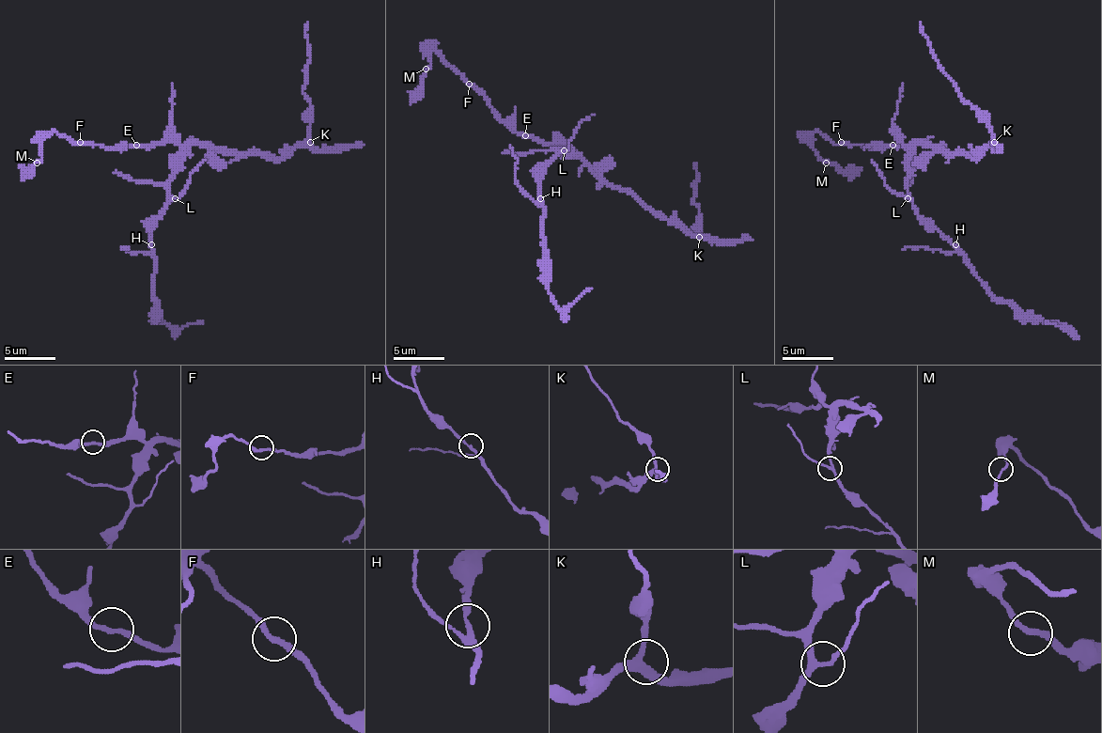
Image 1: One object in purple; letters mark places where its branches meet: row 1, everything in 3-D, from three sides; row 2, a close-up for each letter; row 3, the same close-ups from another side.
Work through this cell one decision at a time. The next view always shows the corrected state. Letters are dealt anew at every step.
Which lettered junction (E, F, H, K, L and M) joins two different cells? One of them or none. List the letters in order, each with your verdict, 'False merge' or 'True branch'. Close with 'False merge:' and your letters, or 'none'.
E: True branch
F: True branch
H: True branch
K: True branch
L: True branch
M: True branch
False merge: none

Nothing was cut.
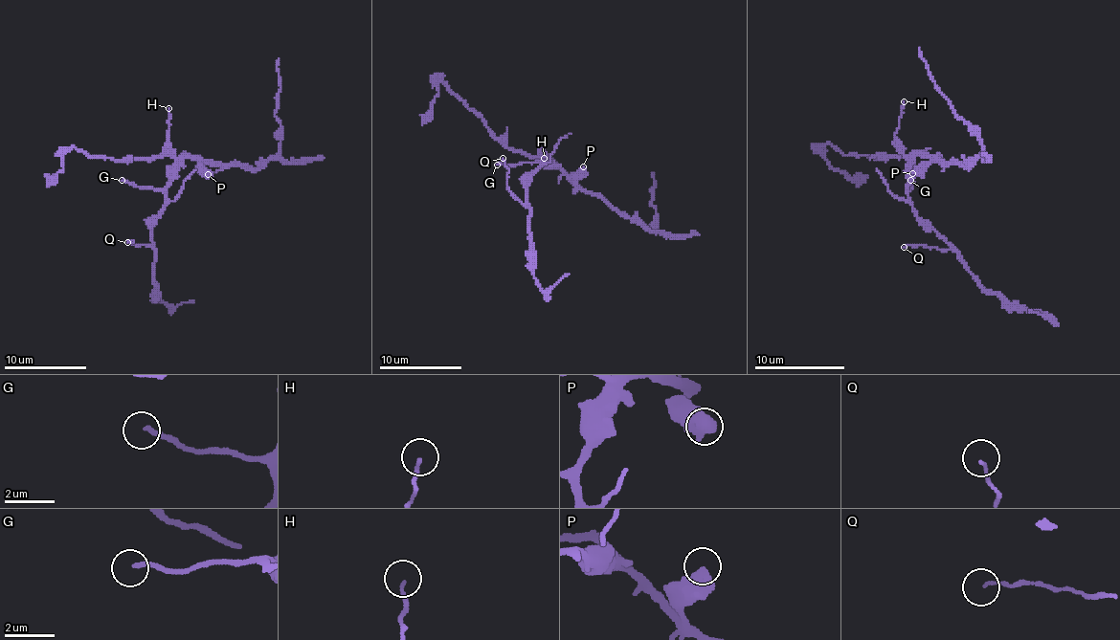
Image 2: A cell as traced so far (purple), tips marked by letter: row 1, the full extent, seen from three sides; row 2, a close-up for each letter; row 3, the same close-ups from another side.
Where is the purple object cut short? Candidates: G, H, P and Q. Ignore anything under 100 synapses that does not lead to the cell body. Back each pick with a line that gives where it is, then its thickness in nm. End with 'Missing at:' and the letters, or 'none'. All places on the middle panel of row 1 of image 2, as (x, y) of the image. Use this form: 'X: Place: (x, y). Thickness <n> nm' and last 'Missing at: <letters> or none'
Missing at: none

